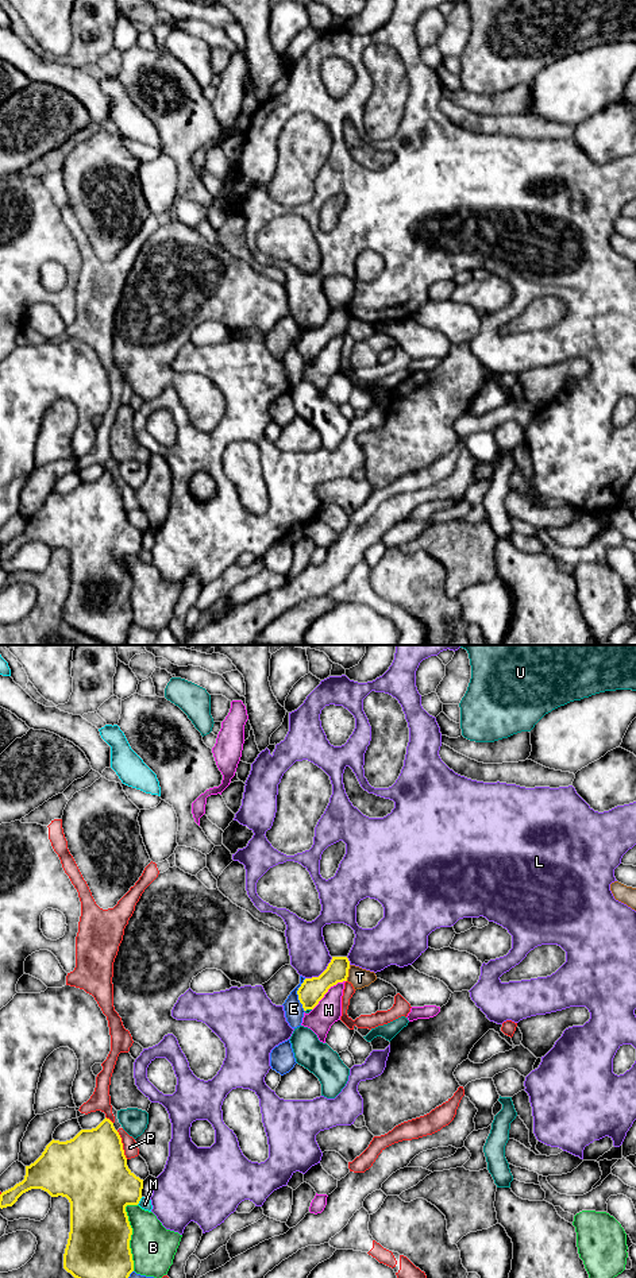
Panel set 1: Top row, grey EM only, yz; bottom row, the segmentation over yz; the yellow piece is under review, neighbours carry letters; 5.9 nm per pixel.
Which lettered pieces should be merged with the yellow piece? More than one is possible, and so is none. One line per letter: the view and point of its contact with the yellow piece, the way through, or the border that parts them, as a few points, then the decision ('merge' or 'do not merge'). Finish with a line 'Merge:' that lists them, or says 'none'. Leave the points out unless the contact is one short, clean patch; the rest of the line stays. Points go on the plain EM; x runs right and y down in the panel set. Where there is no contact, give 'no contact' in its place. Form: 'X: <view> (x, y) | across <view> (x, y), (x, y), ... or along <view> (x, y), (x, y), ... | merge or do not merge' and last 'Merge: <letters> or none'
B: yz (130, 590) | do not merge
E: yz (297, 346) | do not merge
H: yz (327, 343) | do not merge
L: yz (322, 325) | do not merge
M: yz (139, 552) | do not merge
P: yz (122, 497) | do not merge
T: yz (347, 325) | along yz (350, 317), (346, 332) | do not merge
U: yz (308, 360) | do not merge
Merge: none

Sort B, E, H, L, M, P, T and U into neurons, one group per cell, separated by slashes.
B / E / H / L / M / P / T / U

